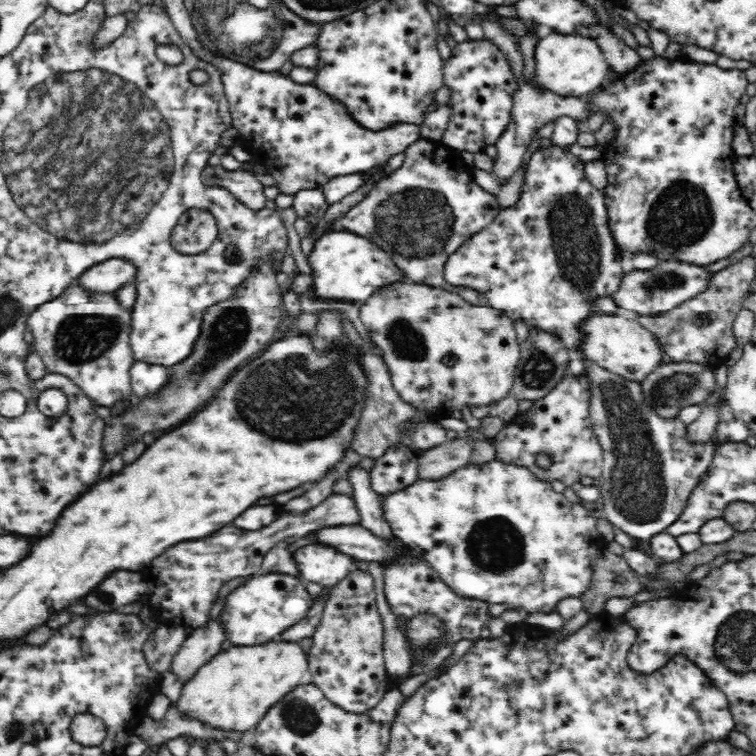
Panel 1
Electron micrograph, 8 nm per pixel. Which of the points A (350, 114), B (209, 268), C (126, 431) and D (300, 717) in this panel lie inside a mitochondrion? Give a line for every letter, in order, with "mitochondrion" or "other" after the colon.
A: other
B: other
C: mitochondrion
D: mitochondrion

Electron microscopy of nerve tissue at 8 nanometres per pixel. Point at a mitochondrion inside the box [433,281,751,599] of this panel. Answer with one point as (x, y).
(638, 488)

